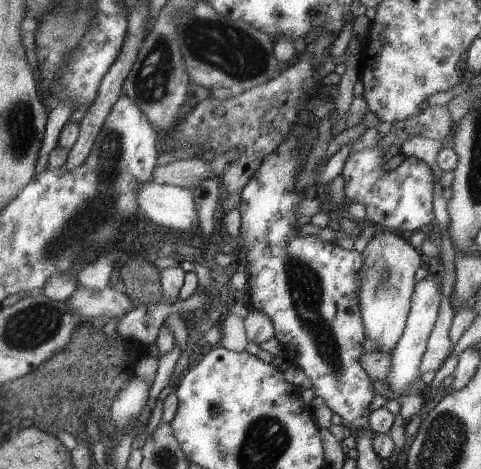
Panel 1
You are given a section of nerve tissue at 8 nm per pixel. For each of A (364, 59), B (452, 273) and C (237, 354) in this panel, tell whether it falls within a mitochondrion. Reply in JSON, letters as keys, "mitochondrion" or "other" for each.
{"A":"other","B":"other","C":"other"}

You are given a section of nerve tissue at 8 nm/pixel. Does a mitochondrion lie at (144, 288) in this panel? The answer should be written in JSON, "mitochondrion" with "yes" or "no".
{"mitochondrion":"yes"}

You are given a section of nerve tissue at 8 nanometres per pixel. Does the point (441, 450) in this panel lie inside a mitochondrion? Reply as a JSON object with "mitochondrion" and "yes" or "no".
{"mitochondrion":"yes"}

